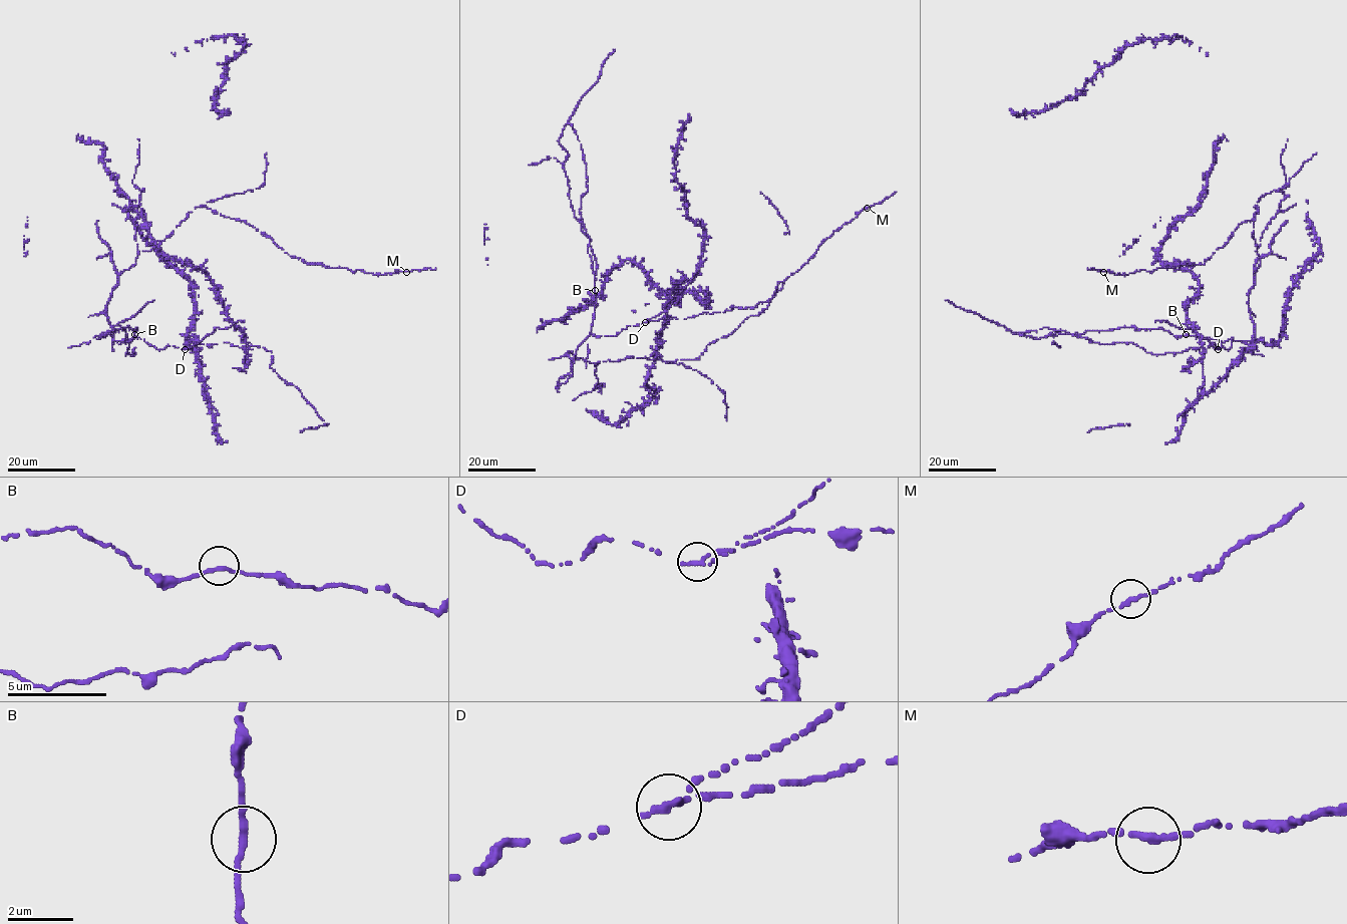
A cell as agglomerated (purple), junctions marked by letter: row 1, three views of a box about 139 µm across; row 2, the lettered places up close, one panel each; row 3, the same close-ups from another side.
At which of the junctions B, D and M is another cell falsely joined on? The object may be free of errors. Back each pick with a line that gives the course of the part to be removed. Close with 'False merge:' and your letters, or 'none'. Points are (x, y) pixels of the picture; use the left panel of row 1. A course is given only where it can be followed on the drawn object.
False merge: none

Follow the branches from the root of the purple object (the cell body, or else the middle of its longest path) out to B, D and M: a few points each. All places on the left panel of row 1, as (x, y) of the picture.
B: (214, 332), (187, 349), (167, 345), (158, 350), (139, 338), (130, 339), (131, 342), (134, 334)
D: (214, 332), (185, 349)
M: (214, 332), (187, 349), (116, 342), (105, 308), (136, 255), (198, 207), (252, 225), (306, 264), (406, 272)

